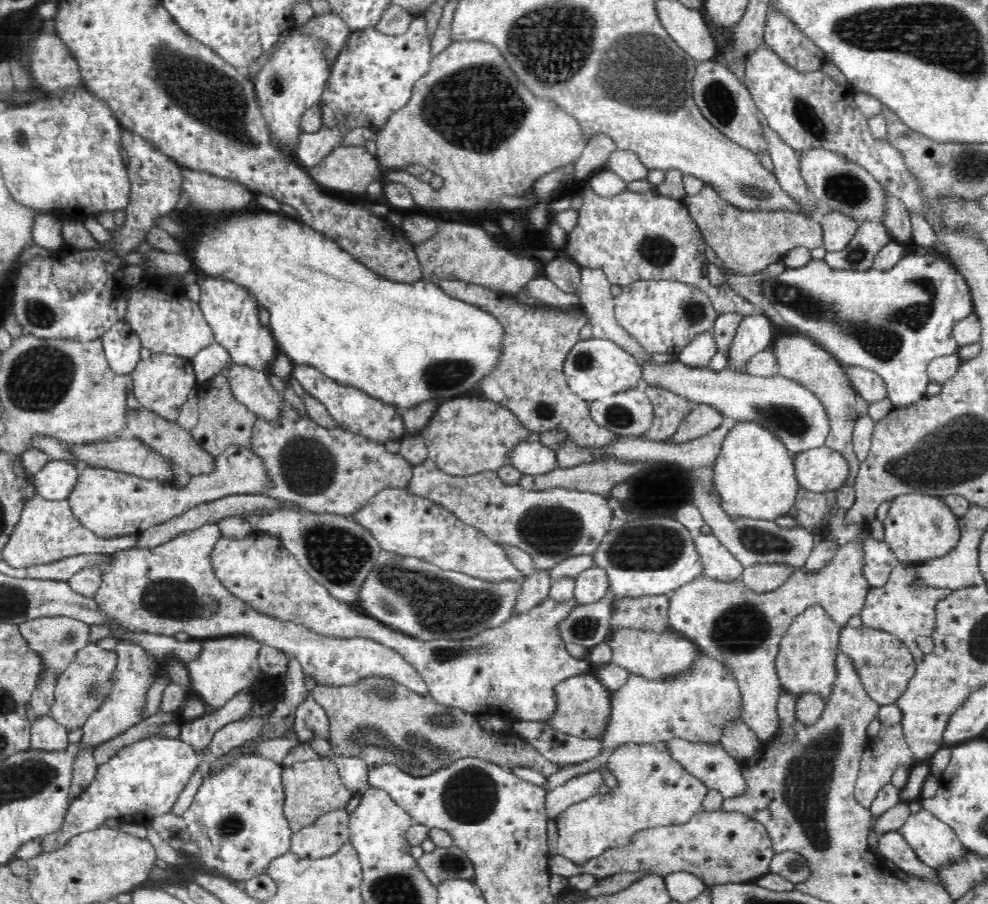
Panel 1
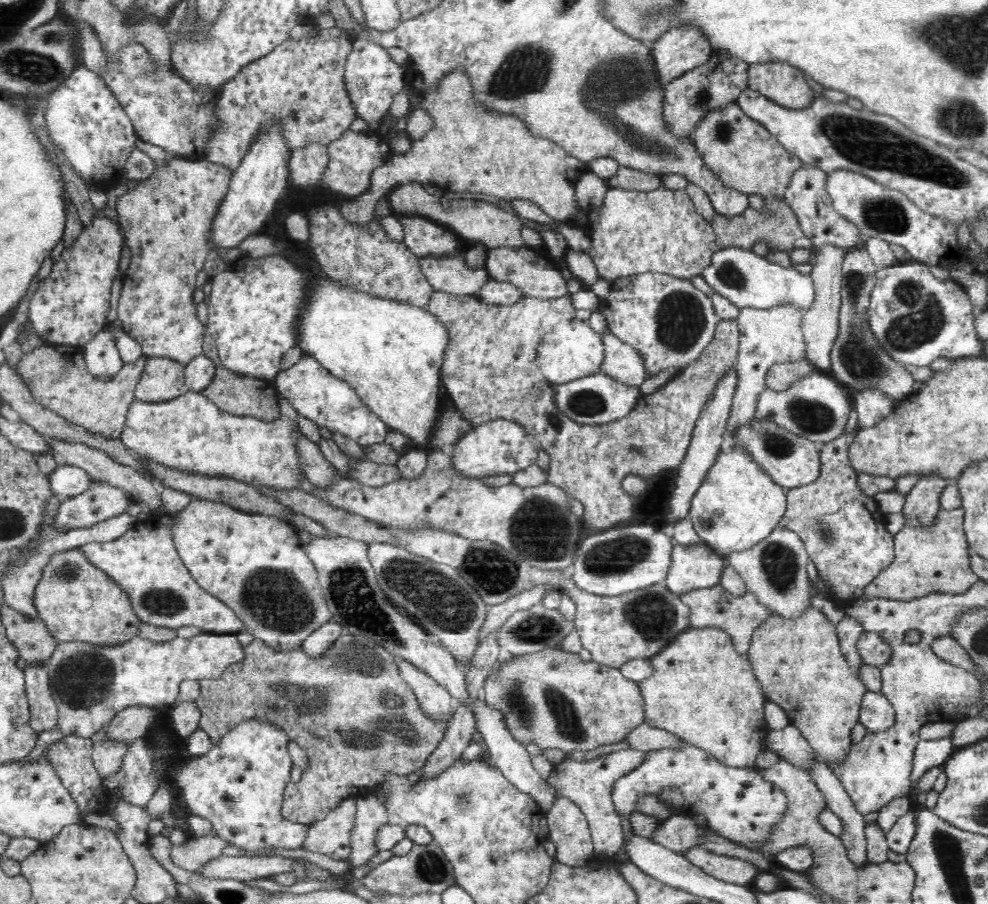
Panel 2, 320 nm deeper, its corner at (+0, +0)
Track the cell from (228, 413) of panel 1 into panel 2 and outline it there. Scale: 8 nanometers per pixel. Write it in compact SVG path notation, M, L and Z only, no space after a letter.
M206 332L203 338L203 354L215 364L213 381L201 393L210 399L222 412L238 416L251 416L263 421L273 421L280 416L279 394L273 379L259 379L240 375L227 369L218 356L214 339Z

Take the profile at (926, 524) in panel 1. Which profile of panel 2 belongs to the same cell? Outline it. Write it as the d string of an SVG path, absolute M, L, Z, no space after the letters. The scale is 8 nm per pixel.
M936 473L924 475L905 496L901 510L906 517L906 526L928 528L932 526L941 509L939 500L942 490L953 484L952 479L942 478Z

